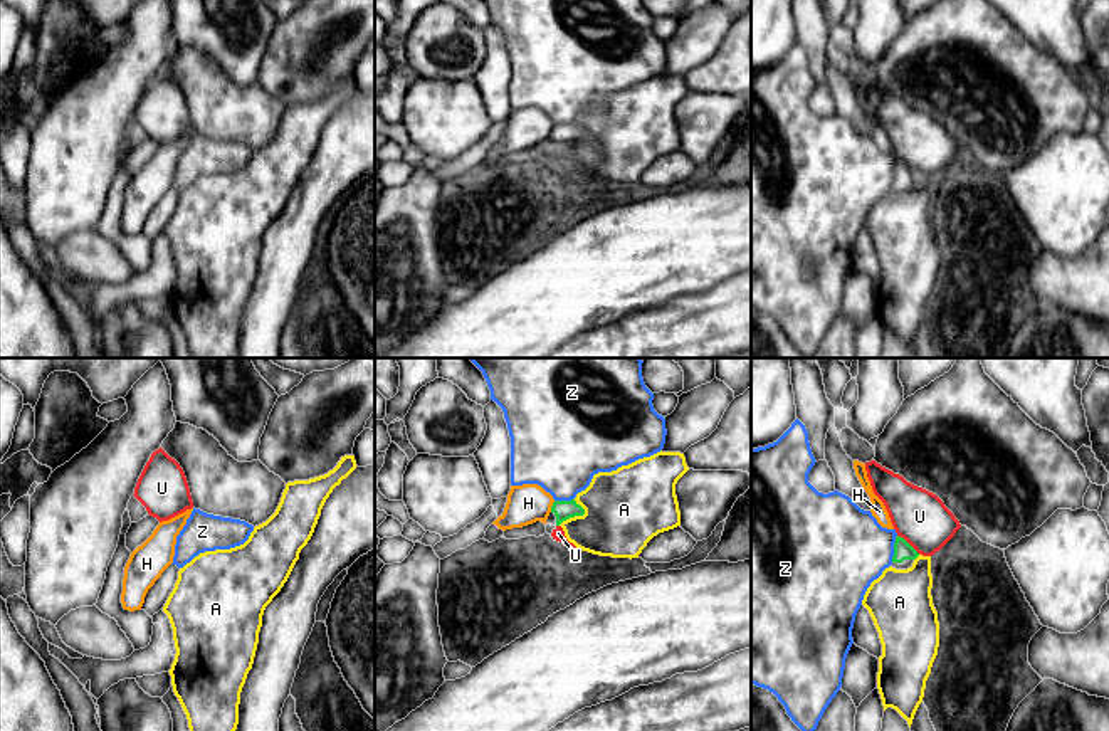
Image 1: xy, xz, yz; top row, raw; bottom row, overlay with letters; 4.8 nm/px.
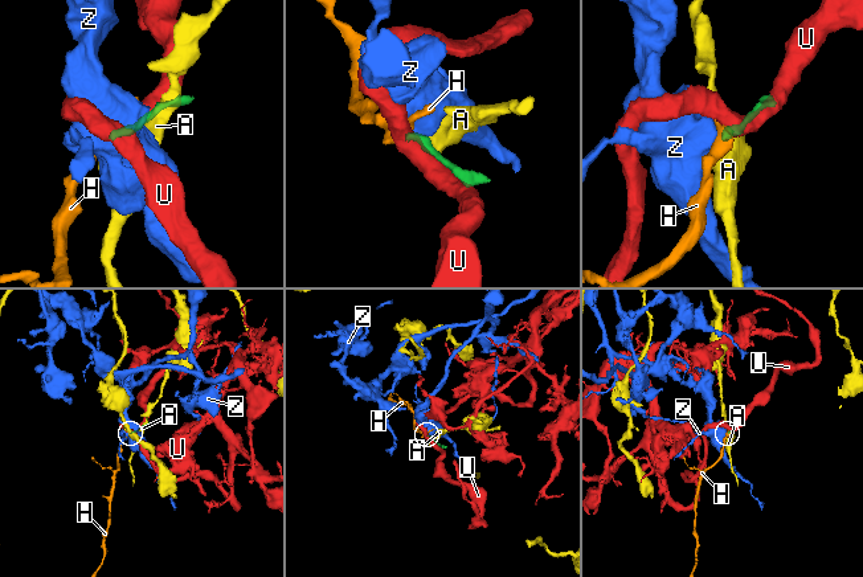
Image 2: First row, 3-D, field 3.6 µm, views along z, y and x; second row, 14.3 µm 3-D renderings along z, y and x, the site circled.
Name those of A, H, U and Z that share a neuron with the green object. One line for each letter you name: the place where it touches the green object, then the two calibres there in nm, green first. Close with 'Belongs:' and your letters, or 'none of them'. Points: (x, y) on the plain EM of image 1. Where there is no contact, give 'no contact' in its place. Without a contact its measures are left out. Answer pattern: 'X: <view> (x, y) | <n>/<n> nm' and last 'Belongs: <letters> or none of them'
Belongs: none of them

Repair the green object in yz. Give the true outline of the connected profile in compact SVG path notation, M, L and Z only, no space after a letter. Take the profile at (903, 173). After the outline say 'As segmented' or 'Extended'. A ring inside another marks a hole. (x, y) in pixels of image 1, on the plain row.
M896 160L892 192L907 193L912 190L919 176L901 160Z. Extended

